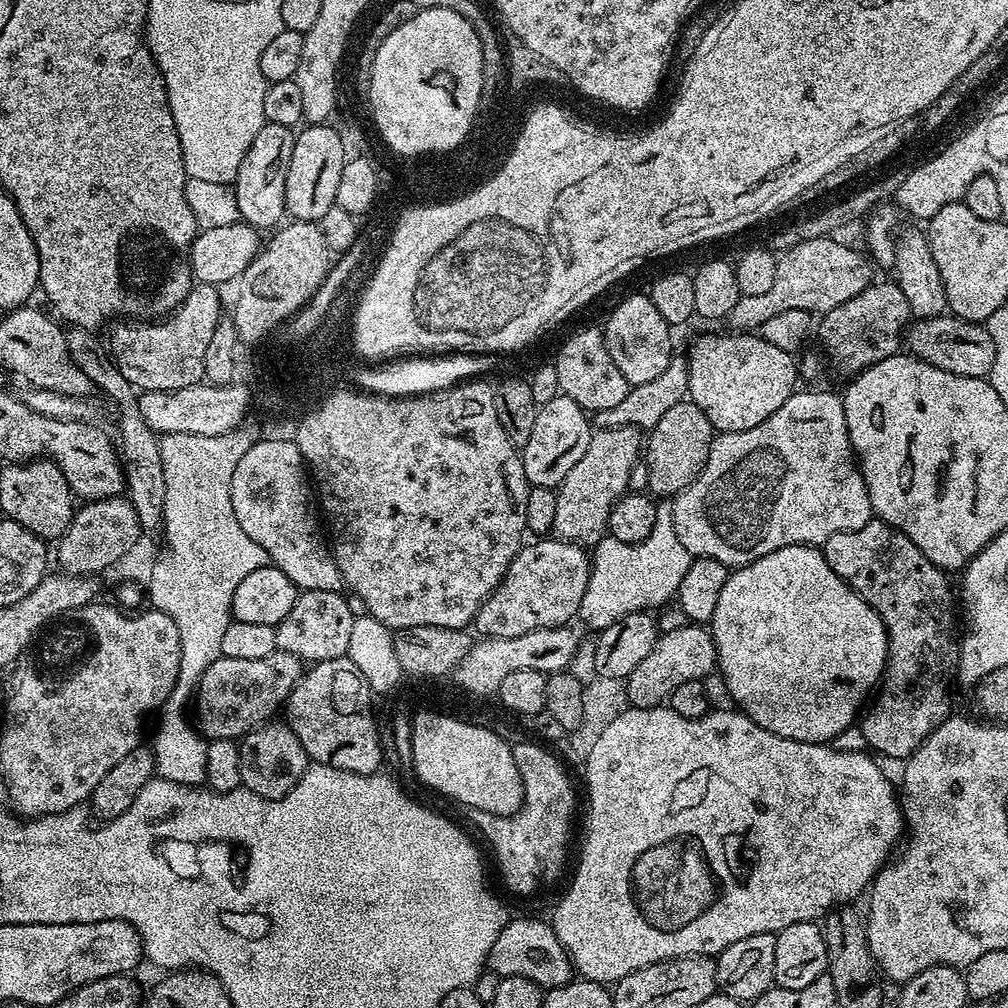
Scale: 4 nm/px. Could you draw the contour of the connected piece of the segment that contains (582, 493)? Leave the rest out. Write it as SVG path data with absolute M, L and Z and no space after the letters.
M604 428L593 431L590 446L586 446L586 454L582 454L574 470L566 474L556 492L558 511L554 513L552 527L555 539L581 546L599 544L608 532L610 510L628 492L630 470L634 470L641 456L642 436L637 429Z

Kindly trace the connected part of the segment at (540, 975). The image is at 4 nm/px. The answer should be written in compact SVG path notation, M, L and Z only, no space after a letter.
M524 916L521 920L509 919L505 928L494 938L494 946L490 946L490 954L486 961L489 972L497 972L501 978L506 976L528 977L535 984L547 990L567 984L573 979L574 969L568 952L560 945L551 923L531 920Z

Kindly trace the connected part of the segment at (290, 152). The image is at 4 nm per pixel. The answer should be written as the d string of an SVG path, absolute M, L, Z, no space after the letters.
M267 122L262 130L258 130L258 134L254 134L254 142L250 143L250 148L242 158L234 181L239 219L243 223L265 230L275 229L285 219L288 207L286 178L290 170L290 158L294 155L295 141L296 132L293 129Z

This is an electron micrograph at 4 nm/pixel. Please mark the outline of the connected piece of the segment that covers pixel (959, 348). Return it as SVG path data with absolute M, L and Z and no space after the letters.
M951 314L929 320L917 319L915 323L906 332L906 348L908 346L907 351L911 355L950 374L984 378L992 371L996 347L983 323L961 320L959 316Z

